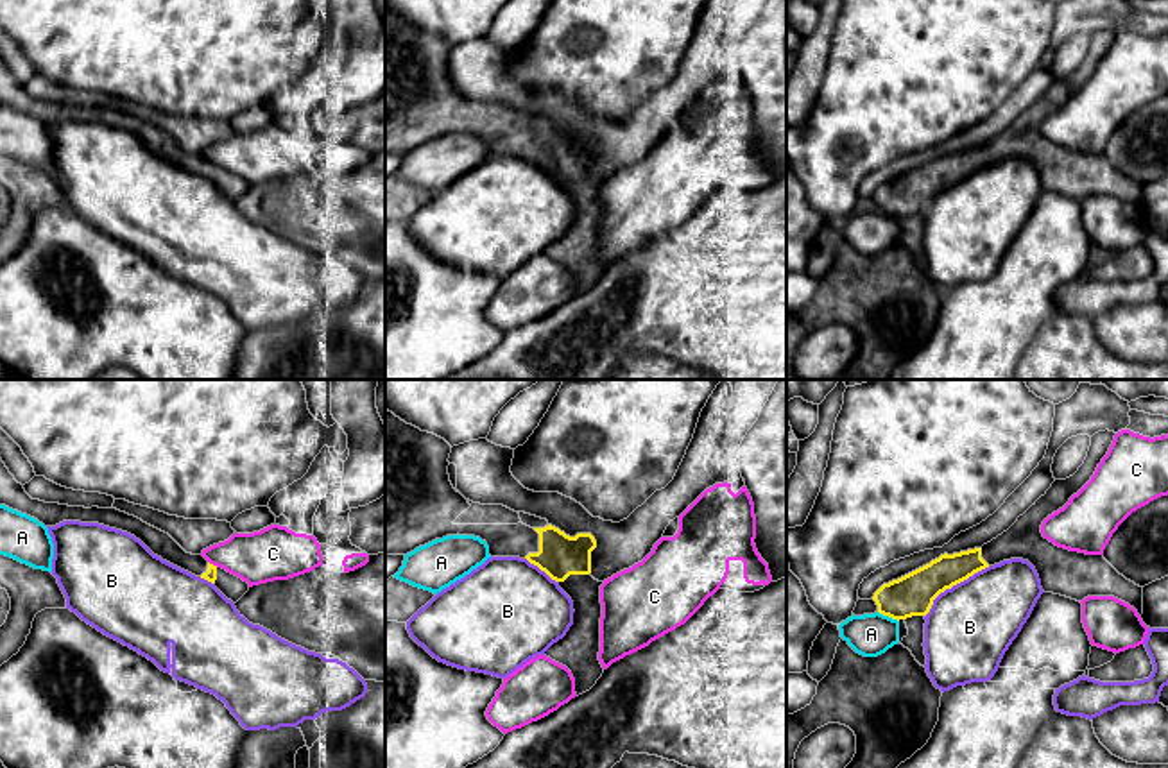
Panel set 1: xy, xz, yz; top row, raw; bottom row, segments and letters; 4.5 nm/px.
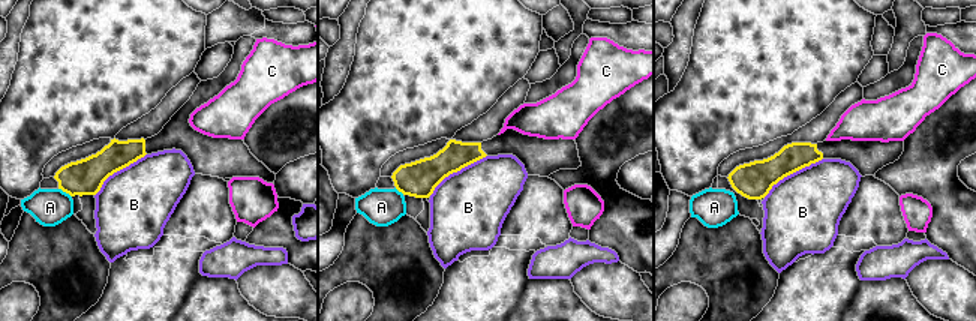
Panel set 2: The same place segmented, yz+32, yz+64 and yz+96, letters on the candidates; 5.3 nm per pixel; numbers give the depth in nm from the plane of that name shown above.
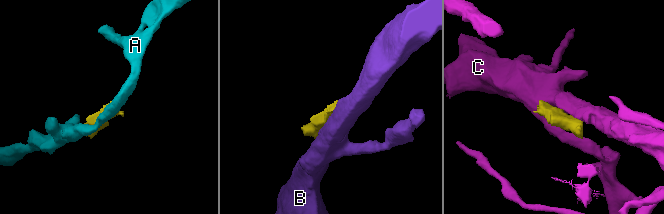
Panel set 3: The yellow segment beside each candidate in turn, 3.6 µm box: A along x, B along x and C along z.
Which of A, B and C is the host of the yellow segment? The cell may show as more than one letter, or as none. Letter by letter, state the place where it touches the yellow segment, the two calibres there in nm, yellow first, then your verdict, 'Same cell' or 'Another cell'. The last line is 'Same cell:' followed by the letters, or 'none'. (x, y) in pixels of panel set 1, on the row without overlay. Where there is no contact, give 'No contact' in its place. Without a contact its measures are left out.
A: Touches yellow at yz (889, 215). Thickness 190 nm (yellow) against 190 nm. Another cell
B: Touches yellow at yz (953, 183). Thickness 190 nm (yellow) against 400 nm. Another cell
C: Touches yellow at xy (212, 163). Thickness 60 nm (yellow) against 240 nm. Another cell
Same cell: none

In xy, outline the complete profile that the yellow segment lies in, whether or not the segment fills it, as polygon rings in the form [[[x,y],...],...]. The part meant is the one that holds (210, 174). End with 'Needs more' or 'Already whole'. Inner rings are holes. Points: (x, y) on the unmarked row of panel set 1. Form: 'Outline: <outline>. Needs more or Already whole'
Outline: [[[0,57],[0,104],[27,113],[45,125],[56,125],[63,120],[99,122],[109,127],[127,131],[140,138],[154,154],[163,159],[211,181],[228,199],[236,202],[249,183],[210,163],[202,154],[186,152],[168,132],[143,122],[142,118],[116,107],[84,107],[32,98],[21,82],[14,79]]]. Needs more

